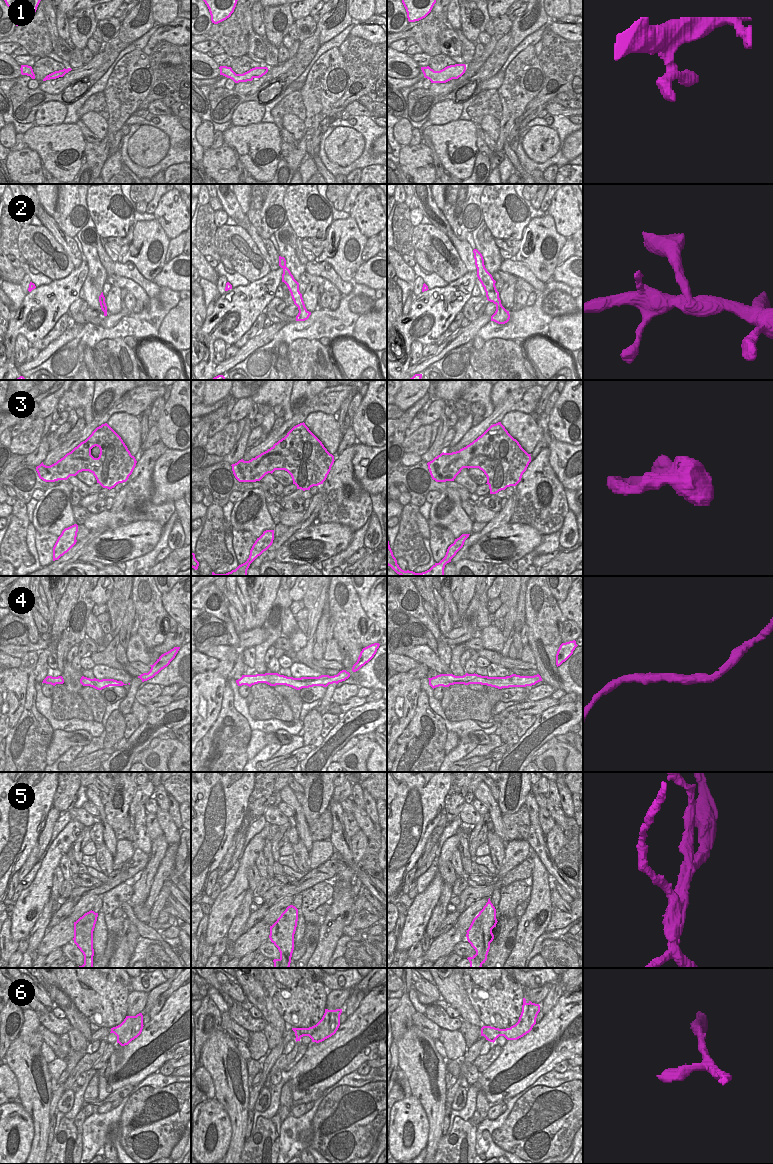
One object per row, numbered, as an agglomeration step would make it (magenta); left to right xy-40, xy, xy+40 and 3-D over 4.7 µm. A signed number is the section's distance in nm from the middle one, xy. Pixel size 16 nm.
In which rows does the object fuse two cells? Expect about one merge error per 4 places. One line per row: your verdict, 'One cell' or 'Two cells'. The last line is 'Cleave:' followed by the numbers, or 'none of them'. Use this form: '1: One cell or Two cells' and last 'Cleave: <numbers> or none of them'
1: One cell
2: One cell
3: One cell
4: One cell
5: Two cells
6: One cell
Cleave: 5.

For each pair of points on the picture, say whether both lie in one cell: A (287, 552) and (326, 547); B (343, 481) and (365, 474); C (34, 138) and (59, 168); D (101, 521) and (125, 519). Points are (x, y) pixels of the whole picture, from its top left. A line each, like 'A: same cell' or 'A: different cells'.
A: same cell
B: different cells
C: same cell
D: same cell

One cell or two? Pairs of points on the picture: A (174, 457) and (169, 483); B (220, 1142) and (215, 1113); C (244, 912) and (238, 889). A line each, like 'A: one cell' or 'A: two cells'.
A: one cell
B: one cell
C: two cells

